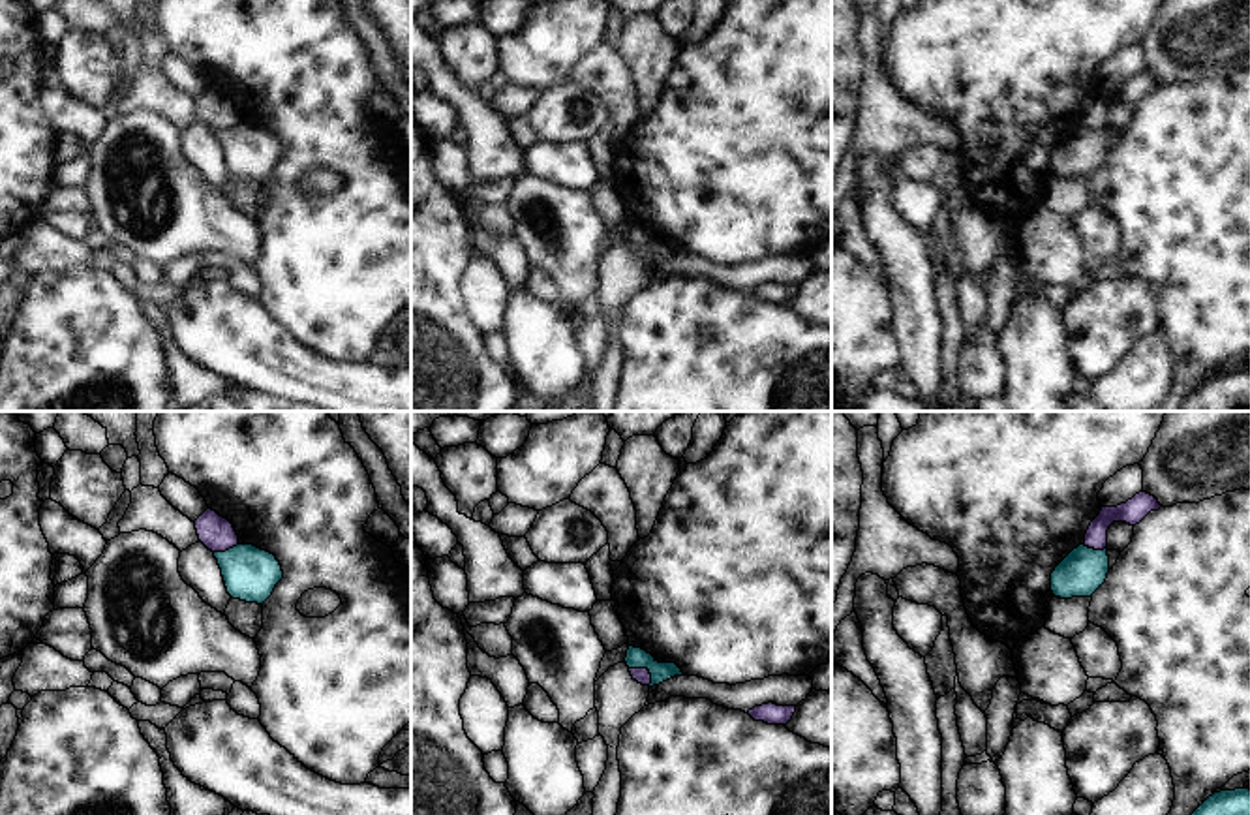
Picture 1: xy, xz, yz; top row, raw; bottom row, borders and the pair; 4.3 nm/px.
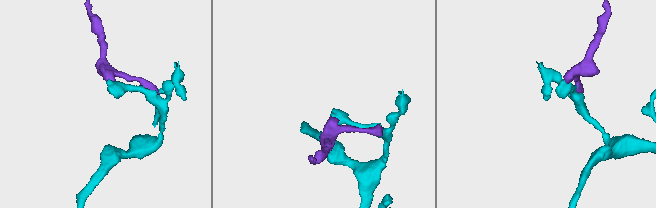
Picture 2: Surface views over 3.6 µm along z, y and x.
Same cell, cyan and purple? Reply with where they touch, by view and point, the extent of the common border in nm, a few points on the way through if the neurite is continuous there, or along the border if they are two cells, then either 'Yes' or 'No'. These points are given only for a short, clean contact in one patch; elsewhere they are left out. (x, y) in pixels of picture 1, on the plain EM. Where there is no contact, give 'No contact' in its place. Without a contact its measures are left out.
Touches cyan at xz (644, 246). Shared border 120 nm. Boundary: xz (629, 246), (644, 246), (652, 261). No.

